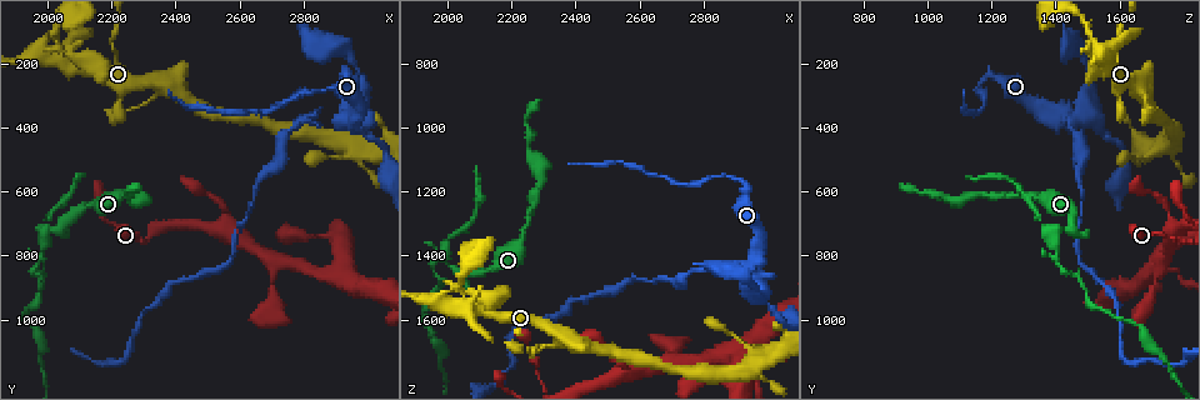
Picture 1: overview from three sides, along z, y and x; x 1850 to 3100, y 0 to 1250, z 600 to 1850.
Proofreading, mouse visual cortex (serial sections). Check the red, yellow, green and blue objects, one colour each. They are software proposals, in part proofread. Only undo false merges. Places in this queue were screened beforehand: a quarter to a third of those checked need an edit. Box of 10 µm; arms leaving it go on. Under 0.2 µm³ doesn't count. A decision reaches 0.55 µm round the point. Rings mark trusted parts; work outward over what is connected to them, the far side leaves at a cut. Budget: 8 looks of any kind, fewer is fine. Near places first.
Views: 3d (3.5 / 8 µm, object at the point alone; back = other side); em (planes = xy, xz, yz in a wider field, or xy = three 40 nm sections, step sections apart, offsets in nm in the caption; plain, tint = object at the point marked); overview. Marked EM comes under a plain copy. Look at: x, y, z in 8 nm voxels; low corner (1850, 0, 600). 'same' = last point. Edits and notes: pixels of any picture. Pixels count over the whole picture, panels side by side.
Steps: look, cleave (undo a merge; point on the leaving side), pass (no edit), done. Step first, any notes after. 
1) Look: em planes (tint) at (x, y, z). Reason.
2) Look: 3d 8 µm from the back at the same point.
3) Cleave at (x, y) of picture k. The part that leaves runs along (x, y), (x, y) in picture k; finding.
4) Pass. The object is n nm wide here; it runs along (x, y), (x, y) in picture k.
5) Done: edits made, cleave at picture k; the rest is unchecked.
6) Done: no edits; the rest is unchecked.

Look: 3d 3.5 µm at (2000, 720, 1430). A narrow waist.

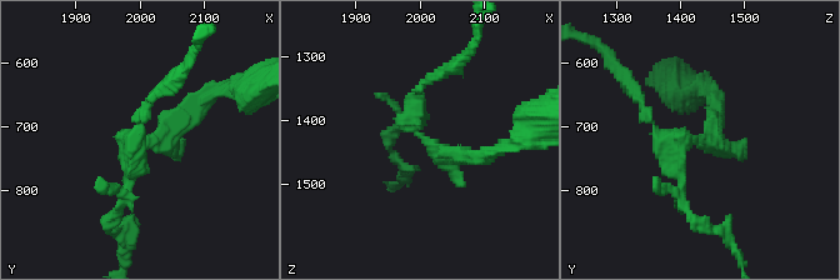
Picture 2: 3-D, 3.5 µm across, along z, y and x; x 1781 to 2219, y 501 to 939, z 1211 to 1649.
Look: em planes (tint) at (2000, 720, 1420).

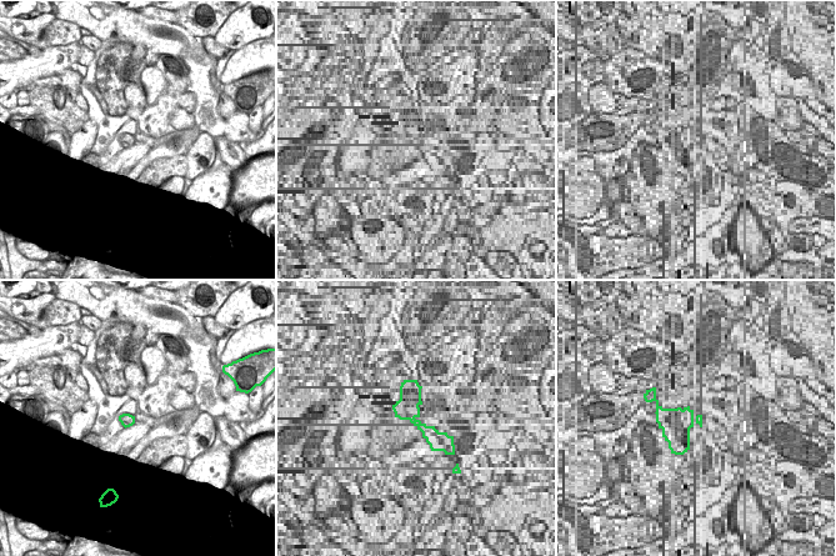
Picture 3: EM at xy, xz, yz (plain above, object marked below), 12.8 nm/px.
Cleave at (128, 188) of picture 2. The part that leaves runs along (134, 141), (115, 230) in picture 2; two cells meet here.

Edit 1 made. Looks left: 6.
Look: 3d 3.5 µm at (2900, 850, 1690). Thin neck.

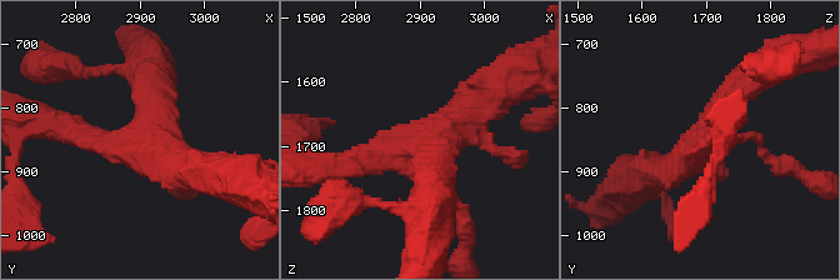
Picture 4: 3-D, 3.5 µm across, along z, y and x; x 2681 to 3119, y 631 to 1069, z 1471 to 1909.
Look: em planes (tint) at (2905, 855, 1700).

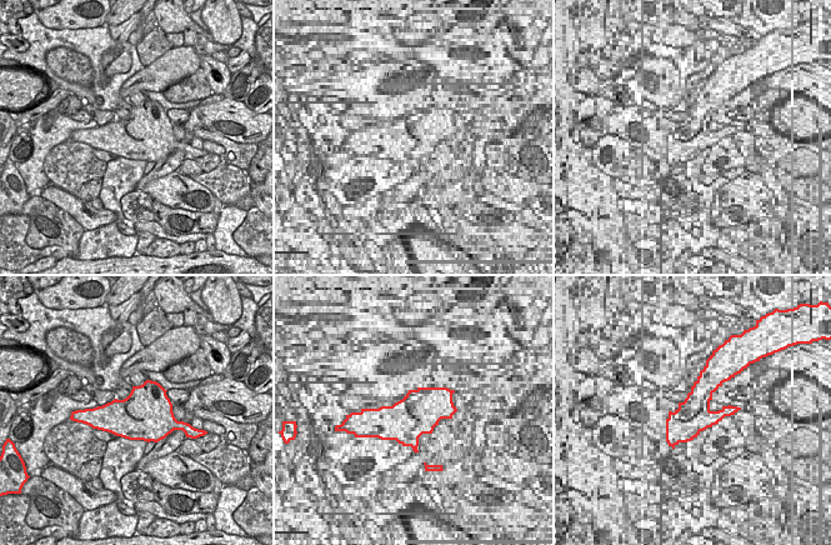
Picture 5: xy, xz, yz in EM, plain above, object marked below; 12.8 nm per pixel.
Pass. One cell here.

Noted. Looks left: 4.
Done: edits made, cleave at picture 2; the rest is unchecked.

